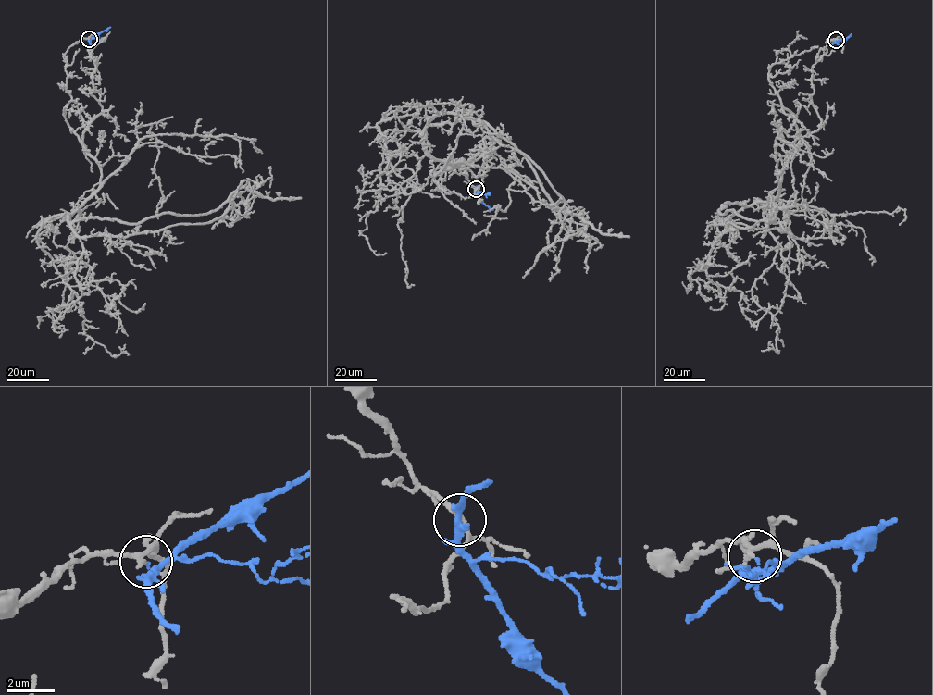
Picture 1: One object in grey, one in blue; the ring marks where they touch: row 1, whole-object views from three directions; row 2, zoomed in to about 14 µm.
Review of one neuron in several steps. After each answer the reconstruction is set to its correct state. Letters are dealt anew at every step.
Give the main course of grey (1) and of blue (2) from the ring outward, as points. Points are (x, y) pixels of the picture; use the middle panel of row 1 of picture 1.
1: (476, 189), (454, 163), (432, 180), (458, 166), (427, 151), (429, 126), (489, 124), (571, 214), (550, 281)
2: (476, 189), (479, 200), (493, 209)

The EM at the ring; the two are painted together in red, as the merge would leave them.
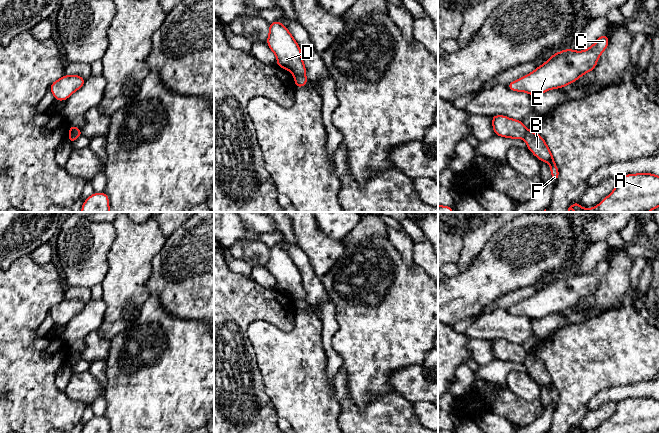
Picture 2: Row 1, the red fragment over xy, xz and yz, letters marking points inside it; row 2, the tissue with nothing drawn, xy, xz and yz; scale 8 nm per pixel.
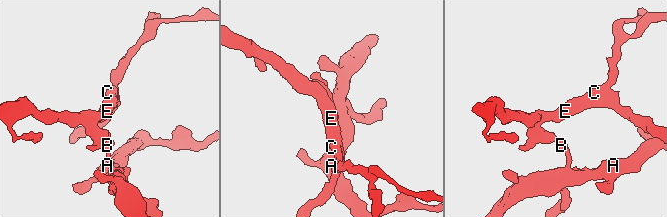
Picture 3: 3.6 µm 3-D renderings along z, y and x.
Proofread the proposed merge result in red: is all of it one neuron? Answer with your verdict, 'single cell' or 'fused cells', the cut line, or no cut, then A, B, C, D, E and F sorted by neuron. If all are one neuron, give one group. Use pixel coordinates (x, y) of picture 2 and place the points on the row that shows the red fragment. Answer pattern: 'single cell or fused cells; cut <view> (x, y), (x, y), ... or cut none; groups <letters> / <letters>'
fused cells; cut xy (81, 133), (72, 134), (68, 137); groups A B F / C D E

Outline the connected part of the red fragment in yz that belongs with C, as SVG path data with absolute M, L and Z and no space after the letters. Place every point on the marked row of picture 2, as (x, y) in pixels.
M601 35L584 51L565 49L554 53L531 73L507 84L508 89L537 96L551 89L563 88L595 69L600 55L606 50L609 38Z

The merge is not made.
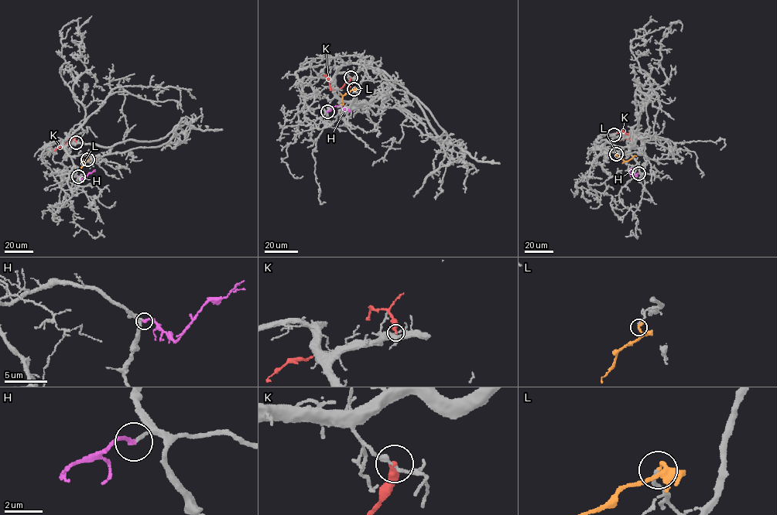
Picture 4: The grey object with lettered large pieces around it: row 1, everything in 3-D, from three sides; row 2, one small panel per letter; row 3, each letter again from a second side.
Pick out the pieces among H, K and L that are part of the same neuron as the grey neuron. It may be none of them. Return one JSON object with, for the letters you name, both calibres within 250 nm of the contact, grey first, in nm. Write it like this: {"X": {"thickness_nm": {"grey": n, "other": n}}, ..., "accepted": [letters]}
{"H": {"thickness_nm": {"grey": 140, "other": 220}}, "accepted": ["H"]}

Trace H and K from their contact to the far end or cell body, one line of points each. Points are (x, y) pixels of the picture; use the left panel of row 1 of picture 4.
H: (78, 176), (83, 179), (95, 169)
K: (76, 142), (71, 138), (64, 146), (54, 151)

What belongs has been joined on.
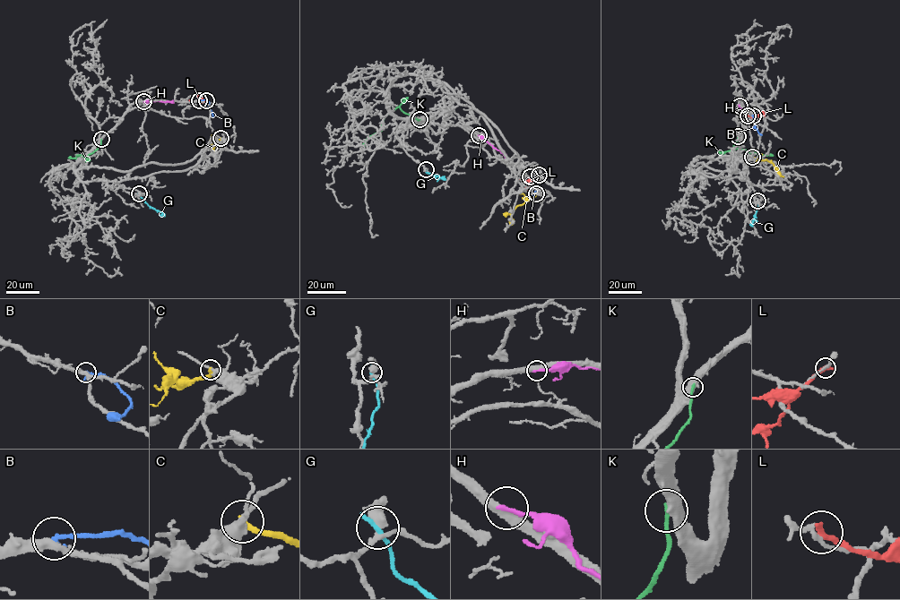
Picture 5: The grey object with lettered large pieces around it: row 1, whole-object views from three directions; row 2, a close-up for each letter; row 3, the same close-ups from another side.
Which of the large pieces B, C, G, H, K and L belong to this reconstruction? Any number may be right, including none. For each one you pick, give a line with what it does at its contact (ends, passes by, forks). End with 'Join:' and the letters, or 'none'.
Join: none

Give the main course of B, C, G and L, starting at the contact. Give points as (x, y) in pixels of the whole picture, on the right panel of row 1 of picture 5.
B: (753, 115), (755, 127), (762, 135)
C: (752, 157), (772, 163), (783, 176)
G: (757, 201), (752, 224)
L: (748, 115), (758, 115)

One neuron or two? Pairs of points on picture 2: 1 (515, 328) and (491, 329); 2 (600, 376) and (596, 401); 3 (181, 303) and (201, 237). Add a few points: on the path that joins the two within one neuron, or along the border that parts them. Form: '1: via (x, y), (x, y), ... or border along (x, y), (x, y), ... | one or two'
1: via (509, 328), (497, 328) | one
2: border along (619, 385), (597, 392), (591, 398), (586, 409) | two
3: via (189, 287), (201, 272), (201, 253) | one

